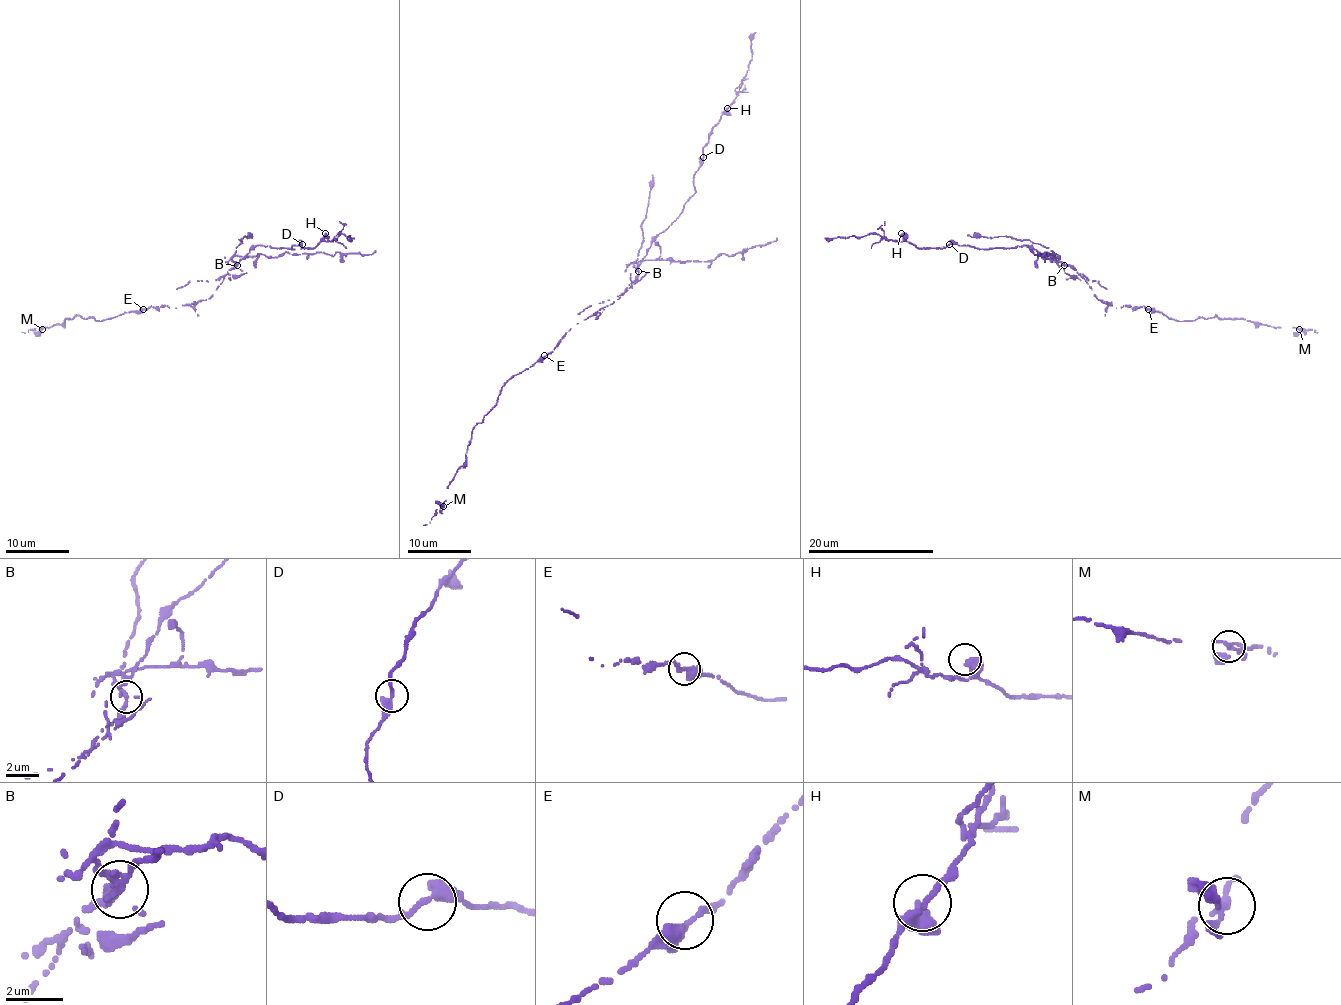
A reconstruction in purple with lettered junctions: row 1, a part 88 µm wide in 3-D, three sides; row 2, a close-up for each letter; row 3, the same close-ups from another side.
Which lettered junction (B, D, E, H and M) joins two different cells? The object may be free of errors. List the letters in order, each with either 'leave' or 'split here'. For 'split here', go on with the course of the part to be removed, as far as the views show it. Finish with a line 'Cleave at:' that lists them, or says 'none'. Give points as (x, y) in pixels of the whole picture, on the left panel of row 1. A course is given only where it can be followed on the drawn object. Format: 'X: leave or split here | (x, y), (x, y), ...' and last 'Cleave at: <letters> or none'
B: split here | (237, 265), (232, 260), (237, 255), (333, 255), (376, 251)
D: leave
E: leave
H: leave
M: leave
Cleave at: B

